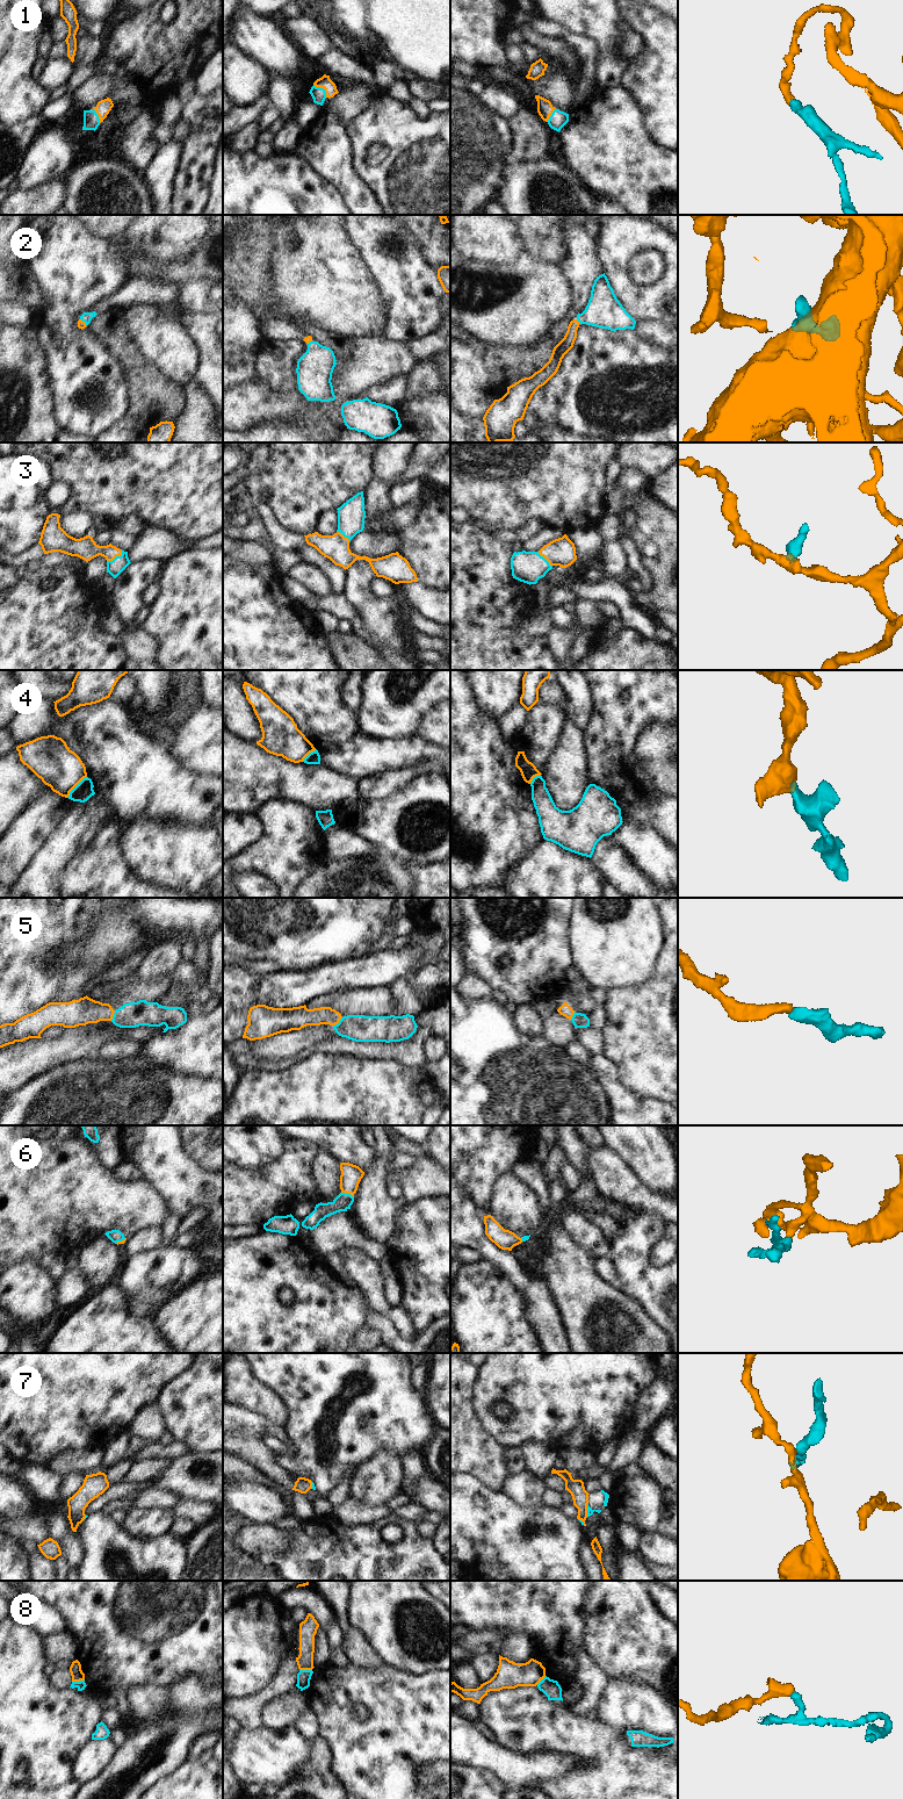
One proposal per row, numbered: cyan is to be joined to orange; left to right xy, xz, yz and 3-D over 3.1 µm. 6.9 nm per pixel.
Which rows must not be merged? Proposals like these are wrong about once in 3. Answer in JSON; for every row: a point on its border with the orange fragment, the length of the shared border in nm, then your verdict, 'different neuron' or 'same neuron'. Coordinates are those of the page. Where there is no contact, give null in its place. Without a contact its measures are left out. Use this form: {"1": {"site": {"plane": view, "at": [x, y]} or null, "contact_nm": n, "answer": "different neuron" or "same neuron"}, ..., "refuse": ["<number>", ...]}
{"1": {"site": {"plane": "xz", "at": [323, 87]}, "contact_nm": 130, "answer": "same neuron"}, "2": {"site": {"plane": "yz", "at": [577, 321]}, "contact_nm": 50, "answer": "same neuron"}, "3": {"site": {"plane": "xy", "at": [115, 556]}, "contact_nm": 140, "answer": "same neuron"}, "4": {"site": {"plane": "xy", "at": [76, 785]}, "contact_nm": 200, "answer": "different neuron"}, "5": {"site": {"plane": "xz", "at": [338, 1022]}, "contact_nm": 90, "answer": "same neuron"}, "6": {"site": {"plane": "xz", "at": [347, 1193]}, "contact_nm": 100, "answer": "same neuron"}, "7": {"site": {"plane": "yz", "at": [586, 1510]}, "contact_nm": 100, "answer": "different neuron"}, "8": {"site": {"plane": "xy", "at": [78, 1681]}, "contact_nm": 90, "answer": "different neuron"}, "refuse": ["4", "7", "8"]}

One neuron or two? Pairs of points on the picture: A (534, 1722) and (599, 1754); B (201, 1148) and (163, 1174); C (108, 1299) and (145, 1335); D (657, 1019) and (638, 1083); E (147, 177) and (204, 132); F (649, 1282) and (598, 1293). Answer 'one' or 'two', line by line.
A: one
B: one
C: one
D: one
E: two
F: two

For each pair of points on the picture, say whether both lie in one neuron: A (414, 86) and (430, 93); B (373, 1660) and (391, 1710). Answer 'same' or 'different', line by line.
A: same
B: different

